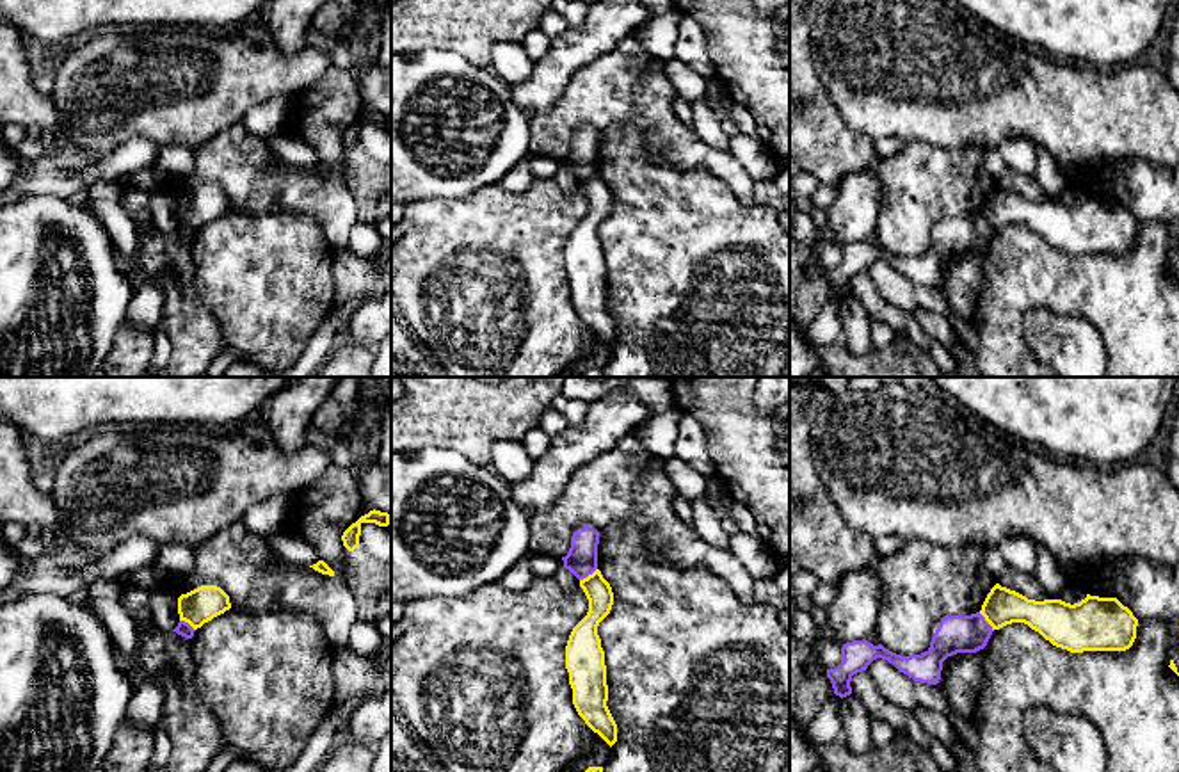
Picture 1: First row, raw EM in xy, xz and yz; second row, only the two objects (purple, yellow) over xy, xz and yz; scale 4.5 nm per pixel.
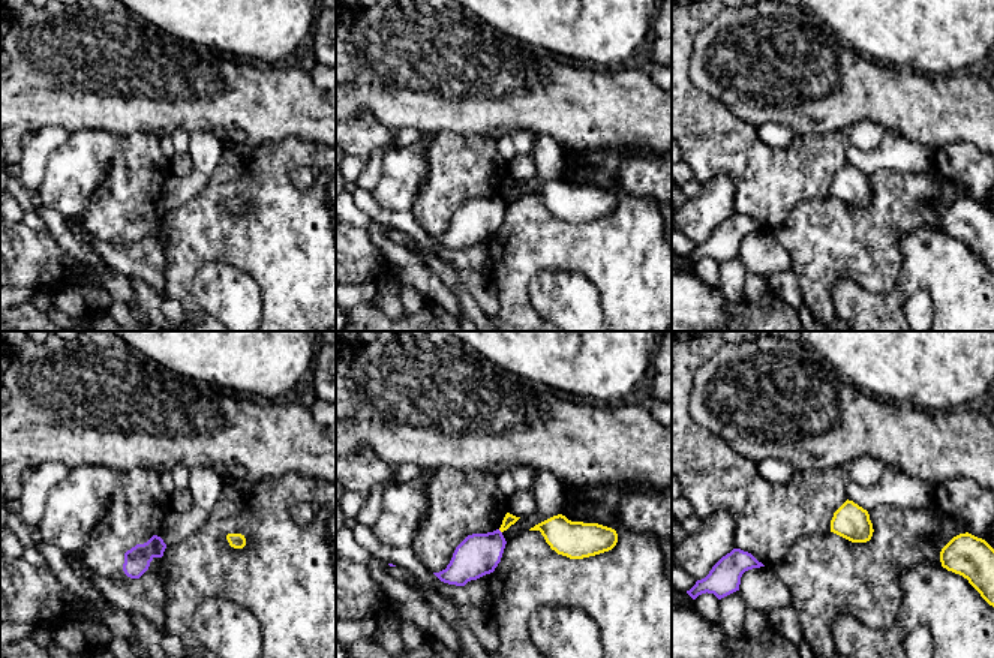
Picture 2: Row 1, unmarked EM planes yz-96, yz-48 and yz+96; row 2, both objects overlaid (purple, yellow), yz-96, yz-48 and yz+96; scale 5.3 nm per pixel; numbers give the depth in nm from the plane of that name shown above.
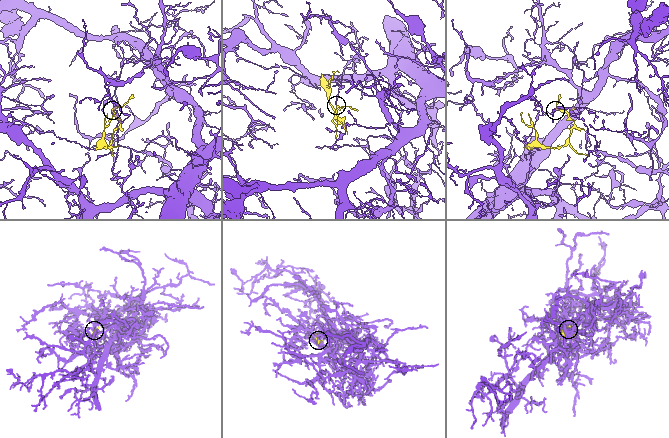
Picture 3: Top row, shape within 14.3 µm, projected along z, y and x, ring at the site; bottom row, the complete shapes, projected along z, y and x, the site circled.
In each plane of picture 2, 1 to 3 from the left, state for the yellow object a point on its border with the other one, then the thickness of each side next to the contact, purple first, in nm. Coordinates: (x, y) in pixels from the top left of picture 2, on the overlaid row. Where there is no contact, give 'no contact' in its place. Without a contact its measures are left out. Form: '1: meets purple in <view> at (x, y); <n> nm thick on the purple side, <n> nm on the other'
1: no contact
2: meets purple in yz-48 at (499, 531); 220 nm thick on the purple side, 60 nm on the other
3: no contact

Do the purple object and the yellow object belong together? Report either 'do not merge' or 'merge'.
do not merge

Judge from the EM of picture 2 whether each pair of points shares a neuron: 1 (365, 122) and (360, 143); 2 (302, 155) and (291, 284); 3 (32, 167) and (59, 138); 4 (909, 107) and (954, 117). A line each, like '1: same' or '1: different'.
1: same
2: same
3: same
4: same

